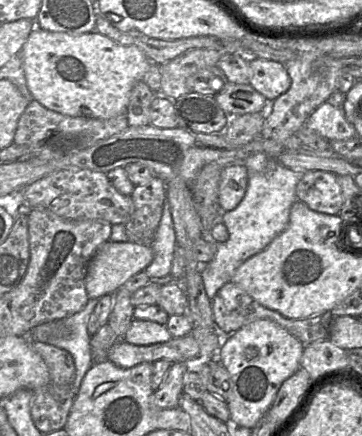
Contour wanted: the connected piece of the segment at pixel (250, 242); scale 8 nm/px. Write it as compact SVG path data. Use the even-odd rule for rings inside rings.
M256 153L246 158L248 186L238 206L223 212L220 221L227 227L229 239L216 244L213 260L203 265L201 276L207 296L212 300L227 283L232 282L236 270L249 258L265 249L289 223L290 210L297 199L296 186L303 173L273 161L267 155Z

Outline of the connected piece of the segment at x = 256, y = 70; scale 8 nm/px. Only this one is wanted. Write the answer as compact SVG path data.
M248 57L249 84L267 100L275 100L285 93L291 80L284 64L258 57Z

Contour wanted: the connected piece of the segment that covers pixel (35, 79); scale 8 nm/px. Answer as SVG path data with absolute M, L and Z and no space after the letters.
M35 27L21 50L27 87L45 108L72 117L110 119L126 114L130 95L151 61L134 45L121 45L96 30L73 35Z

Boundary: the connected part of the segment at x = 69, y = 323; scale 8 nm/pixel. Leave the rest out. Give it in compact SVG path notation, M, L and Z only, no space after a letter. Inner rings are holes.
M89 299L86 306L78 313L34 327L33 335L26 335L30 342L42 342L66 350L75 364L75 378L72 390L78 394L82 380L95 363L90 346L91 335L87 330L89 317L95 310L98 299Z

